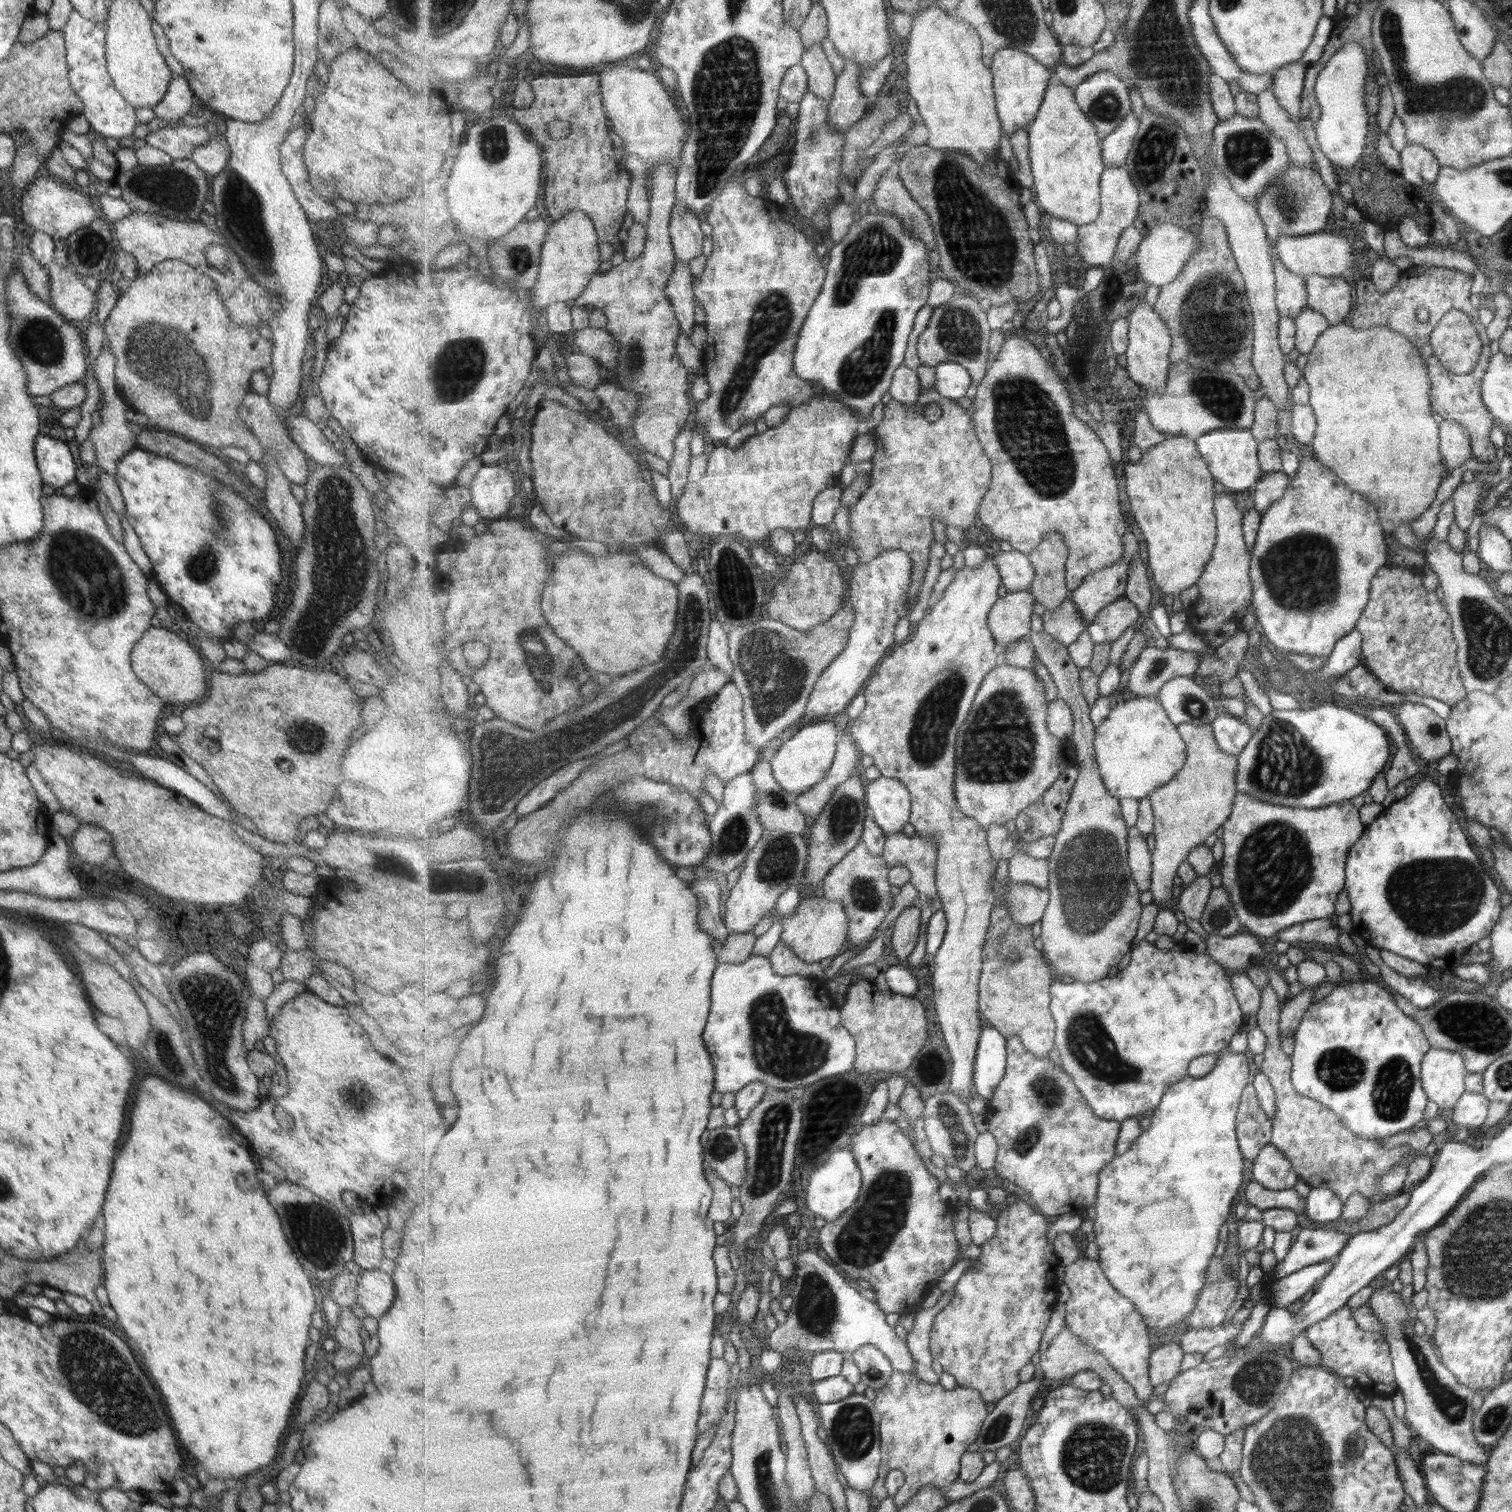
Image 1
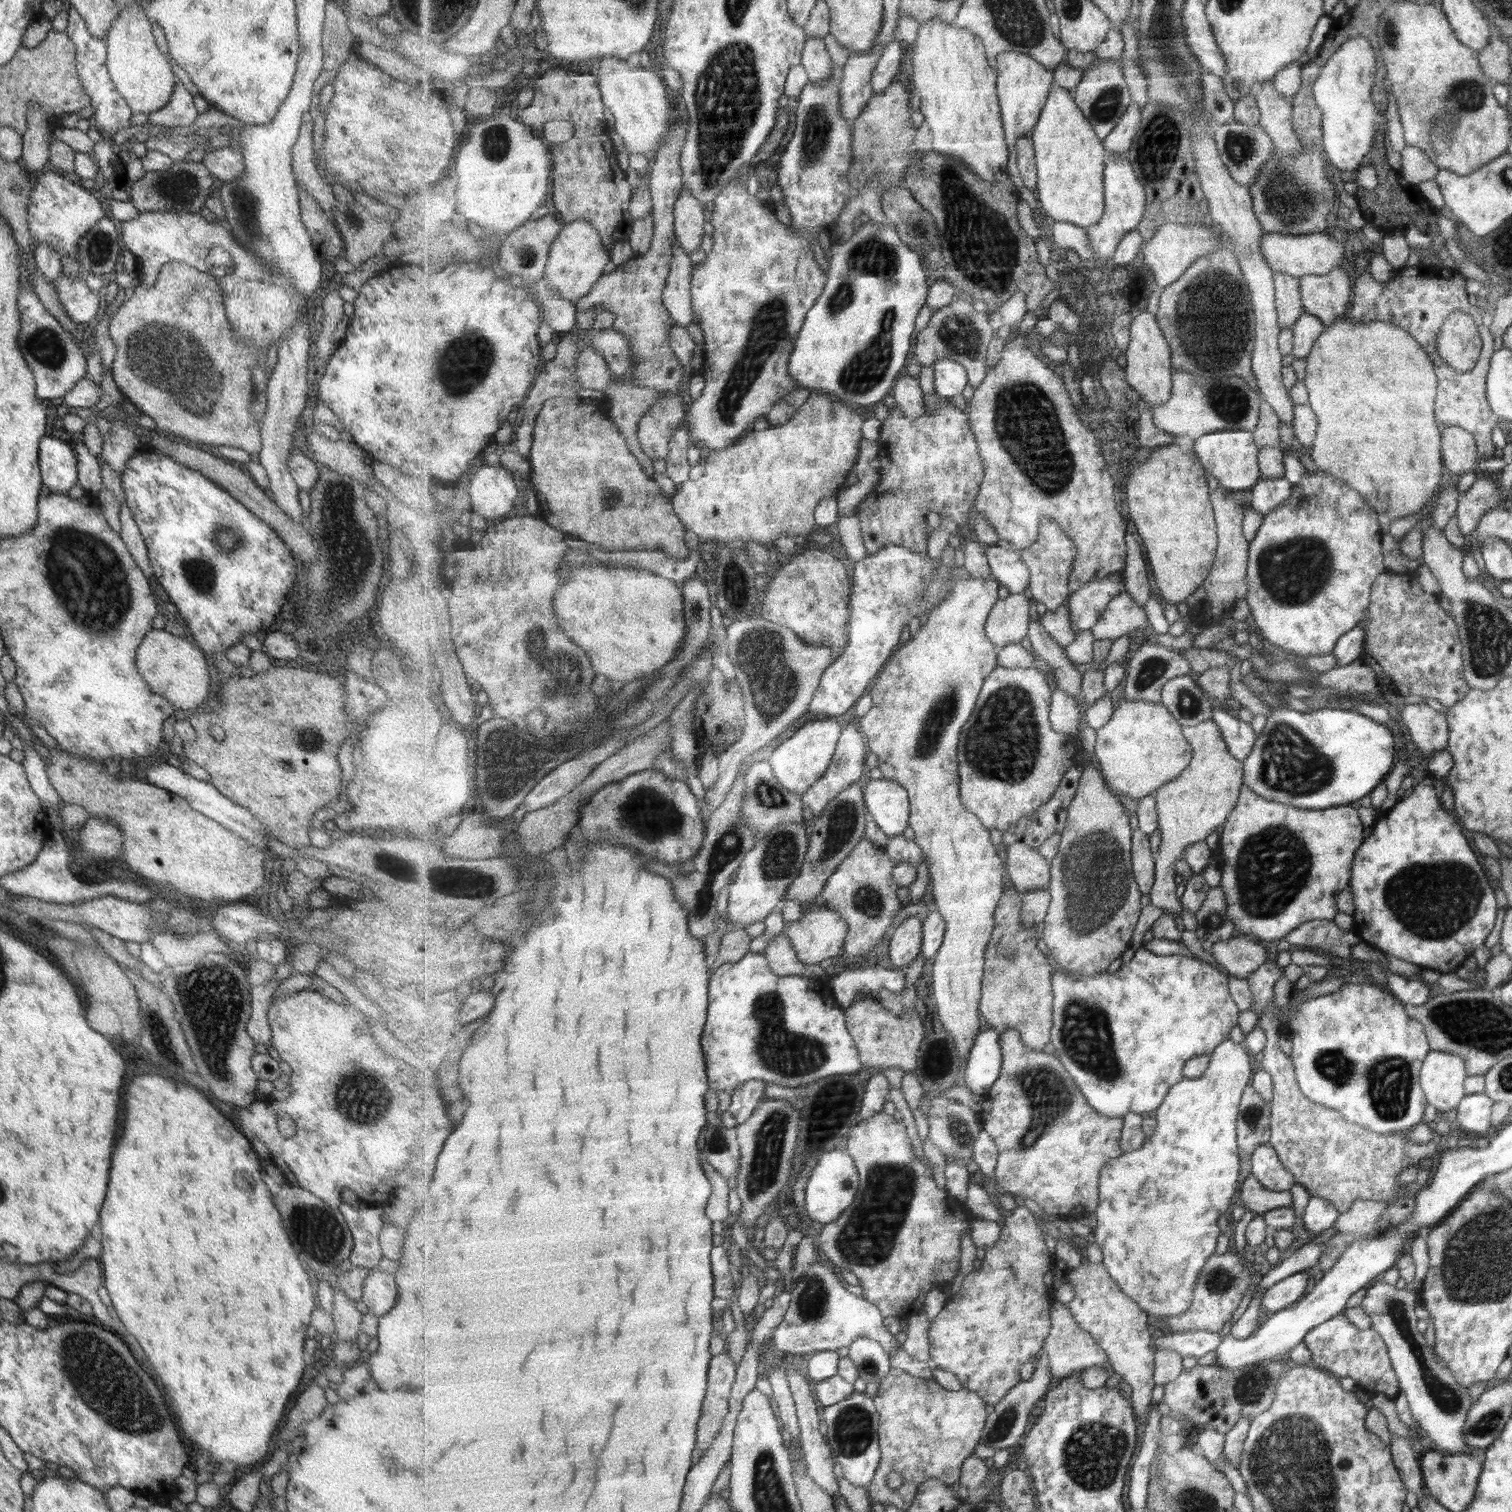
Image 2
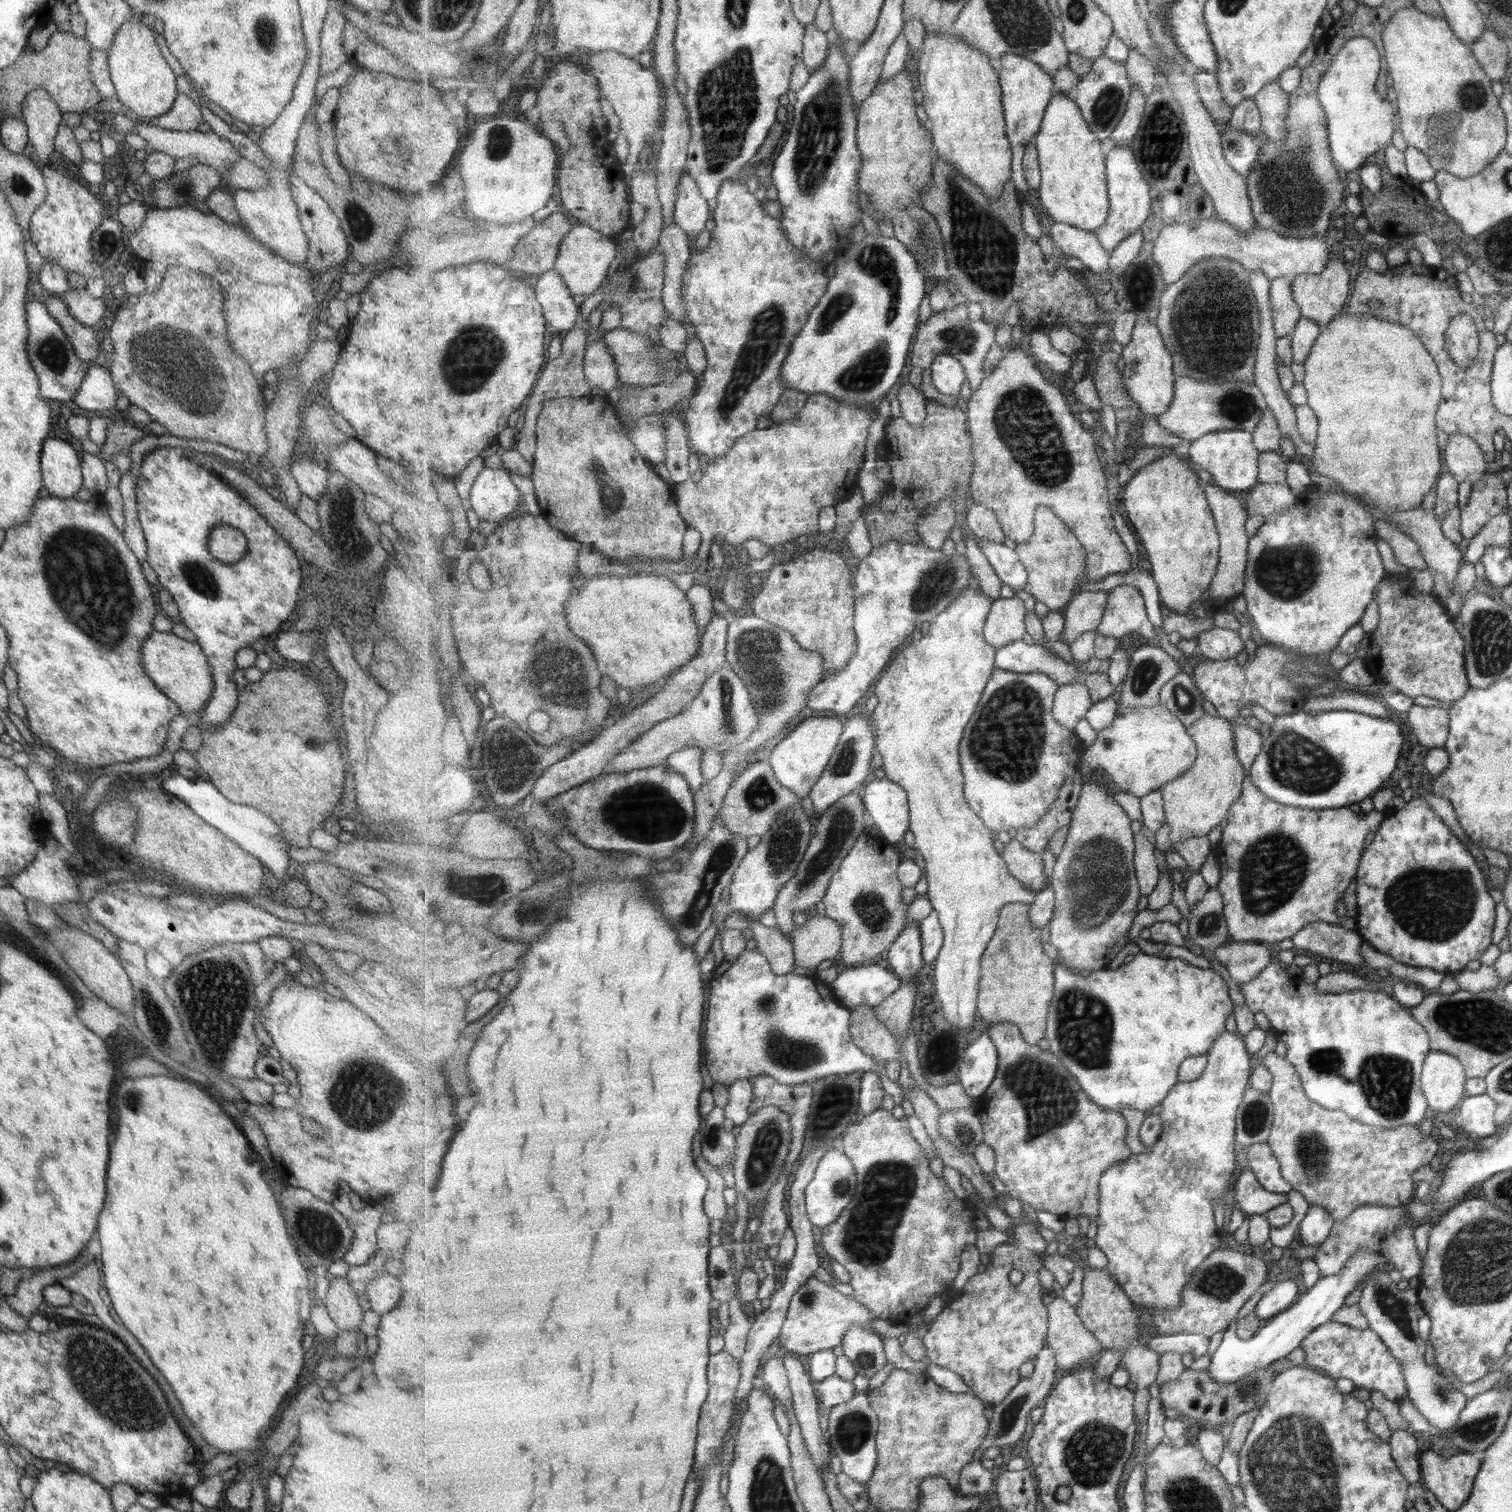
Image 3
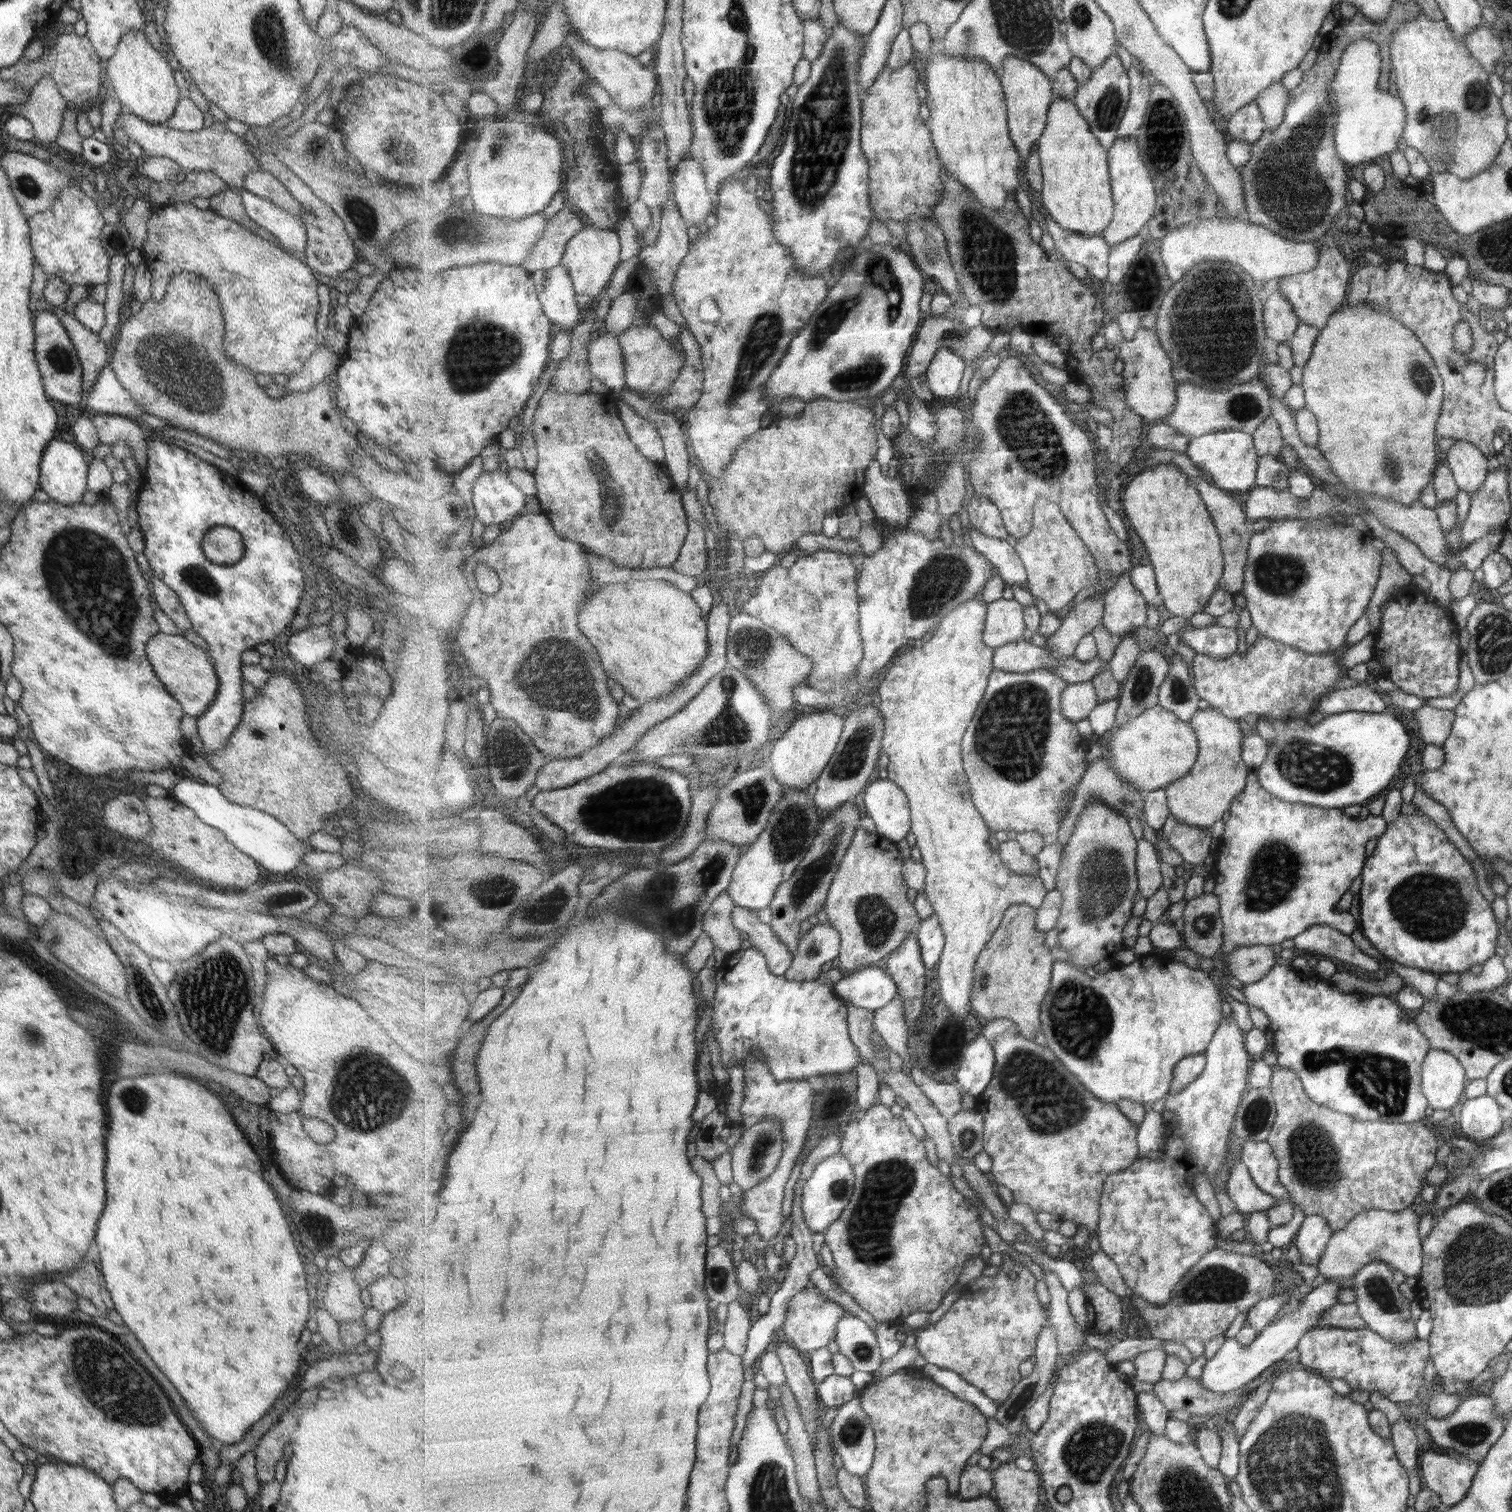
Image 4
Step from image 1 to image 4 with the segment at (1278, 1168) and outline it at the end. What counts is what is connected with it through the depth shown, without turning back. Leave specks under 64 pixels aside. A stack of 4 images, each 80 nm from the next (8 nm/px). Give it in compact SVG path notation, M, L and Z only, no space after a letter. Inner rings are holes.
M1243 1141L1240 1162L1244 1164L1253 1184L1259 1190L1272 1196L1279 1203L1290 1202L1286 1188L1278 1181L1278 1164L1268 1143Z

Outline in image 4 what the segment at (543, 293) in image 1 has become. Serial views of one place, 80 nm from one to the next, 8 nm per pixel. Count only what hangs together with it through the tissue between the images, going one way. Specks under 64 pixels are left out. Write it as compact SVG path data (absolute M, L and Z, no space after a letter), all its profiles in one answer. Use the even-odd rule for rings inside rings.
M587 223L586 227L582 228L567 243L561 265L570 270L569 274L573 279L576 294L587 294L593 299L598 299L605 293L613 278L613 272L621 261L622 240L618 231L602 229Z

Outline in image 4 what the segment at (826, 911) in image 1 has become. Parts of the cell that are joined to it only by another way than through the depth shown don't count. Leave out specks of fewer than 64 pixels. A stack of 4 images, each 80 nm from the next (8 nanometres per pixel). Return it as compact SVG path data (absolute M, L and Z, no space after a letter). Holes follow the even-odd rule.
M813 921L811 929L807 933L802 934L802 940L800 940L797 954L793 955L791 967L783 974L783 977L787 978L787 980L794 981L811 981L818 979L822 973L821 968L823 968L823 964L839 958L841 950L842 935L840 932L829 922L819 924Z

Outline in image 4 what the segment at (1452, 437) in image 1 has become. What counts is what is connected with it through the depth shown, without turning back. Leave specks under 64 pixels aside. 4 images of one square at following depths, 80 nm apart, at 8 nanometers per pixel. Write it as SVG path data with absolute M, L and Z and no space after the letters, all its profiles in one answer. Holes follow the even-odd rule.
M1455 439L1446 452L1444 463L1457 489L1470 495L1479 491L1488 472L1486 458L1466 440Z

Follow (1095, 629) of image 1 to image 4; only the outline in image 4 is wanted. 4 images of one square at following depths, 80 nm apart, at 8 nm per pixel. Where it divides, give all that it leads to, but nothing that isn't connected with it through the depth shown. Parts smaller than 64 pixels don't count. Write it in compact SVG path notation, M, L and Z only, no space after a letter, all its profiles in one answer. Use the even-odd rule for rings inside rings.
M1129 571L1118 575L1116 583L1106 591L1103 600L1105 601L1105 612L1102 625L1107 628L1107 632L1123 637L1145 629L1148 602L1144 594L1133 584Z

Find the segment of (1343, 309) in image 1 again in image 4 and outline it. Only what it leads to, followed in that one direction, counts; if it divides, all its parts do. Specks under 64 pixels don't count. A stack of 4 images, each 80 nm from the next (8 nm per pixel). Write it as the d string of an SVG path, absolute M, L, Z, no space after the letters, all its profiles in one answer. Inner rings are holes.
M1321 237L1318 242L1316 241L1316 246L1318 251L1313 270L1278 278L1273 283L1267 283L1267 290L1270 287L1276 287L1285 300L1291 304L1293 312L1300 322L1319 329L1326 325L1327 317L1331 313L1343 306L1347 281L1350 277L1344 255L1339 254L1338 250L1321 250Z

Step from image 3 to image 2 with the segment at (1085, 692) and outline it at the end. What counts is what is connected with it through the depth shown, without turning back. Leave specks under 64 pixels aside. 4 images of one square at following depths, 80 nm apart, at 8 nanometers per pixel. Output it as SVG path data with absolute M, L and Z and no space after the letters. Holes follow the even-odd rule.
M1059 686L1052 693L1050 721L1056 731L1076 737L1082 723L1080 702Z

